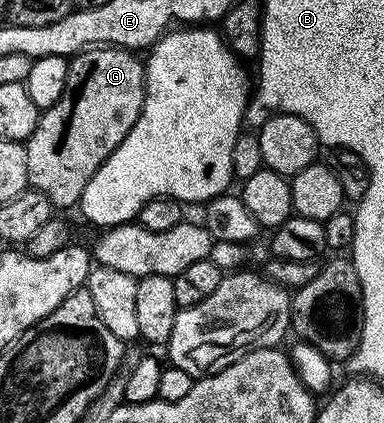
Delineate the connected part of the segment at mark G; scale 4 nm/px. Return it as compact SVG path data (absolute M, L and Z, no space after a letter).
M100 45L85 51L79 52L77 55L70 56L67 65L67 76L65 77L65 89L61 93L61 97L57 97L57 101L53 106L46 108L39 116L39 124L37 129L33 129L30 139L26 140L25 146L27 156L29 157L29 184L34 190L45 193L45 197L49 197L49 201L56 208L63 207L66 203L74 204L80 193L83 192L83 186L87 184L92 173L102 165L102 163L110 157L117 149L117 145L121 145L121 141L129 133L129 129L133 129L133 125L137 121L137 117L143 108L145 101L145 85L147 77L145 74L145 63L142 58L134 51L128 51L125 47L108 47Z

